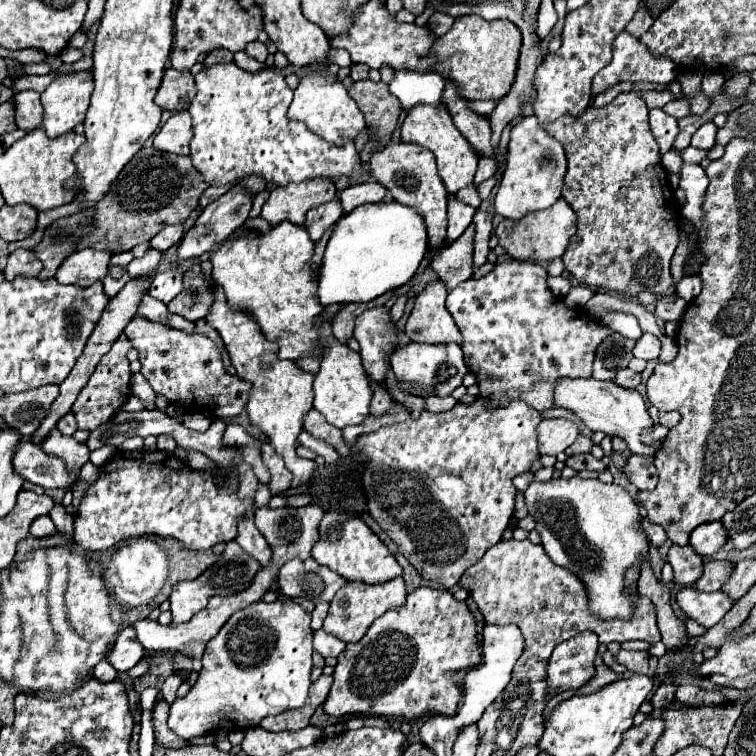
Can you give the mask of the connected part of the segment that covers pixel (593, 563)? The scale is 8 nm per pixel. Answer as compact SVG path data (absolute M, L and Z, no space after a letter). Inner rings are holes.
M574 476L550 478L546 482L532 478L524 498L528 514L536 520L546 554L586 584L590 610L604 620L632 616L634 598L624 594L624 572L634 564L642 566L650 546L638 528L642 516L632 496L616 484Z

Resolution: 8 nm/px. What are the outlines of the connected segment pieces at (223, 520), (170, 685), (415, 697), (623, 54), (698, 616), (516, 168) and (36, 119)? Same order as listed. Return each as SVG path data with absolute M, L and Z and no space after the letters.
M146 448L136 452L118 450L116 456L98 468L98 480L82 496L78 514L74 517L74 540L84 550L106 550L120 540L138 536L176 538L188 550L208 550L214 544L230 542L236 538L238 520L254 510L254 494L260 484L252 468L244 462L240 448L236 450L236 460L232 464L236 464L238 476L230 476L228 470L220 468L226 480L218 486L214 484L214 474L210 470L192 470L186 462L176 458L174 452Z
M174 674L174 676L168 676L168 678L166 678L166 682L164 682L164 698L166 698L168 704L172 704L172 702L176 700L176 690L178 690L178 686L180 686L182 682L184 682L184 680L182 680L180 674Z
M422 586L408 594L404 606L392 608L382 618L378 618L360 642L346 644L346 650L338 656L338 664L332 674L334 684L324 702L324 712L332 718L344 718L352 714L402 720L418 720L426 714L452 716L458 710L458 702L462 698L462 684L454 674L476 668L480 660L482 656L476 620L468 604L456 600L448 590Z
M622 32L614 42L612 62L594 76L592 98L606 92L608 88L612 88L618 82L672 82L672 80L676 80L676 76L678 76L678 68L676 68L676 64L672 64L672 60L668 60L664 56L652 56L652 52L648 52L644 48L644 44L640 44L640 40L636 40L628 32Z
M692 586L676 594L676 604L688 618L696 620L706 628L712 628L714 624L718 624L728 612L728 608L732 608L732 600L724 596L724 592L718 590L708 594L708 592L698 592Z
M536 116L522 118L510 132L508 164L494 200L496 214L510 220L520 220L528 212L550 208L562 194L566 168L568 168L568 160L566 160L564 146L538 126Z
M22 90L14 94L16 108L16 124L22 130L34 130L42 124L42 104L40 94L34 90Z

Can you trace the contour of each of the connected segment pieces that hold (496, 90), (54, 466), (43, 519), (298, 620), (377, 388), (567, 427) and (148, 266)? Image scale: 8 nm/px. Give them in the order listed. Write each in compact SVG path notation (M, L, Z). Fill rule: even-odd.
M464 16L464 18L456 18L454 26L434 44L432 56L438 60L436 72L450 76L462 88L460 92L466 100L500 100L512 88L512 80L518 70L520 46L522 46L522 34L516 24L508 20L488 22L482 16Z
M22 442L14 456L16 472L42 488L64 488L72 490L72 486L80 480L80 474L68 472L68 466L58 456L46 454L40 446L32 442Z
M38 516L30 526L30 534L36 538L46 538L46 536L56 534L56 526L50 516Z
M254 602L236 614L222 626L222 630L208 642L206 652L202 656L202 672L198 682L186 694L186 698L178 698L170 706L168 726L182 740L190 740L194 736L202 736L208 732L224 730L248 730L260 724L266 716L276 716L280 712L300 708L308 698L308 688L312 684L312 628L310 614L296 602Z
M370 380L372 389L373 389L373 396L372 396L372 404L370 404L370 414L382 414L382 412L386 412L392 404L392 398L390 398L390 394L386 392L386 389Z
M542 420L538 426L538 448L540 454L560 454L564 452L580 434L578 426L570 420Z
M150 250L146 256L142 258L134 258L130 264L128 264L128 274L134 278L134 276L148 276L154 272L154 268L158 266L160 262L160 252L158 250Z

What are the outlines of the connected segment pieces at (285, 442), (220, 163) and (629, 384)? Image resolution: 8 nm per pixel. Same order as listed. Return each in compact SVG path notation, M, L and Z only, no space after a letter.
M202 262L202 272L214 288L214 304L210 308L210 314L206 316L206 322L222 336L226 350L230 354L230 360L236 368L236 374L242 380L248 380L252 384L250 400L246 404L250 422L254 426L258 426L270 438L270 444L284 458L286 468L294 474L294 478L292 478L292 488L294 488L294 486L310 480L310 476L316 468L314 460L304 460L304 458L296 456L296 438L302 430L302 418L312 408L314 374L302 372L296 366L296 362L292 362L292 360L280 360L276 356L276 344L264 340L264 334L260 332L260 328L256 328L256 320L252 320L252 316L248 316L248 312L234 310L228 306L222 288L218 284L214 284L210 278L210 272L212 272L210 262Z
M234 62L214 64L196 74L196 88L198 88L198 94L192 100L192 106L188 108L188 112L192 114L192 124L194 124L194 138L190 142L190 158L196 170L212 186L222 186L250 174L258 174L278 186L286 186L290 182L304 182L312 178L336 180L340 176L348 176L358 182L370 180L370 174L360 164L360 158L356 154L352 140L346 140L346 144L338 148L336 144L330 144L322 140L320 136L316 136L314 132L310 132L306 124L288 120L286 110L292 102L292 90L288 88L282 74L270 68L264 68L262 72L254 74L254 72L246 72L238 68Z
M626 368L626 370L620 370L620 372L616 374L616 380L614 380L614 382L620 384L620 386L624 386L624 388L628 388L628 390L634 390L634 388L642 382L642 376L640 376L638 372Z

